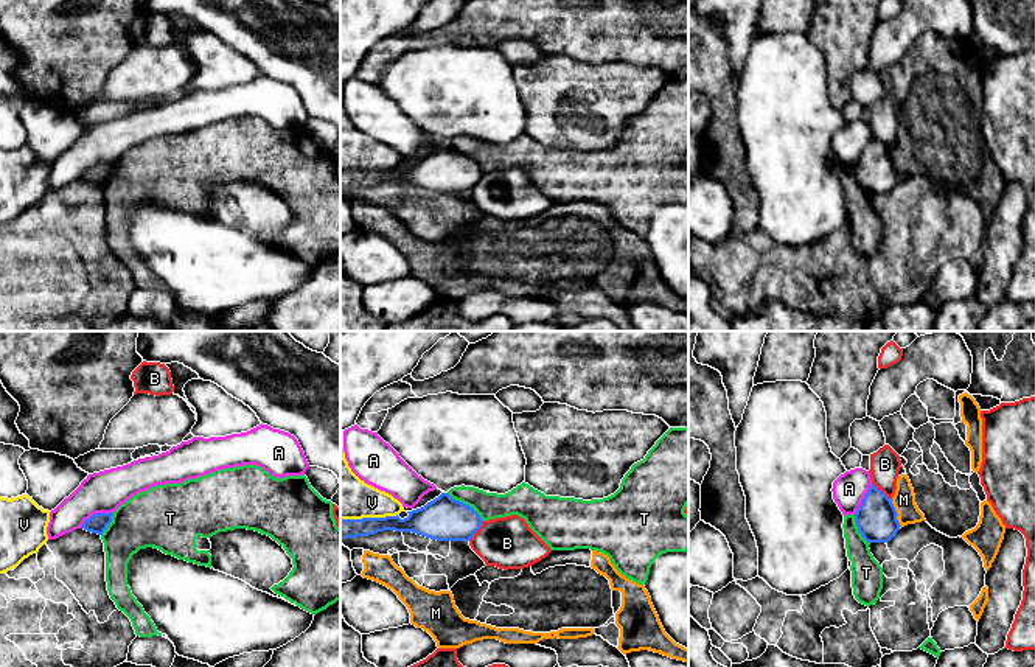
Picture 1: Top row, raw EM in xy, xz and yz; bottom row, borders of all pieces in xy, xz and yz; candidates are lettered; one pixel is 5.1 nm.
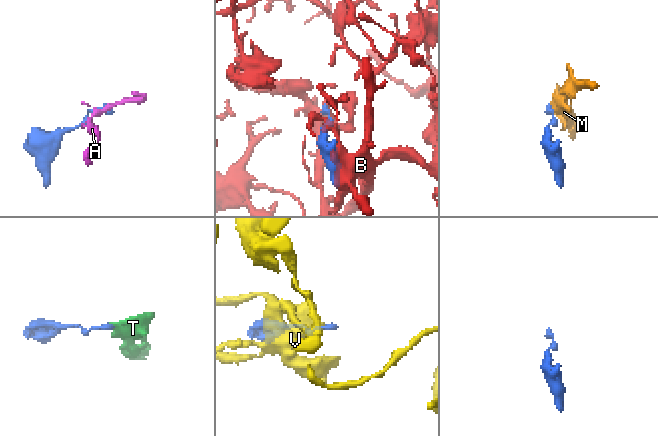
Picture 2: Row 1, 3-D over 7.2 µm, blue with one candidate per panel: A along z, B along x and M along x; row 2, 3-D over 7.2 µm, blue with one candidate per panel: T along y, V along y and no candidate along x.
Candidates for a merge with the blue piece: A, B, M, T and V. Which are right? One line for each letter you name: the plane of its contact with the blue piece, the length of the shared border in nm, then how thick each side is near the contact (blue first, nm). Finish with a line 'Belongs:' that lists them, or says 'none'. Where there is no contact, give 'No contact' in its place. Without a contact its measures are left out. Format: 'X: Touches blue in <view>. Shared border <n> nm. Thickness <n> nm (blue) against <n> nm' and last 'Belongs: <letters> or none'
Belongs: none

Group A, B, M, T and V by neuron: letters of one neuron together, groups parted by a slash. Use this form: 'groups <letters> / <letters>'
groups A / B / M / T / V

